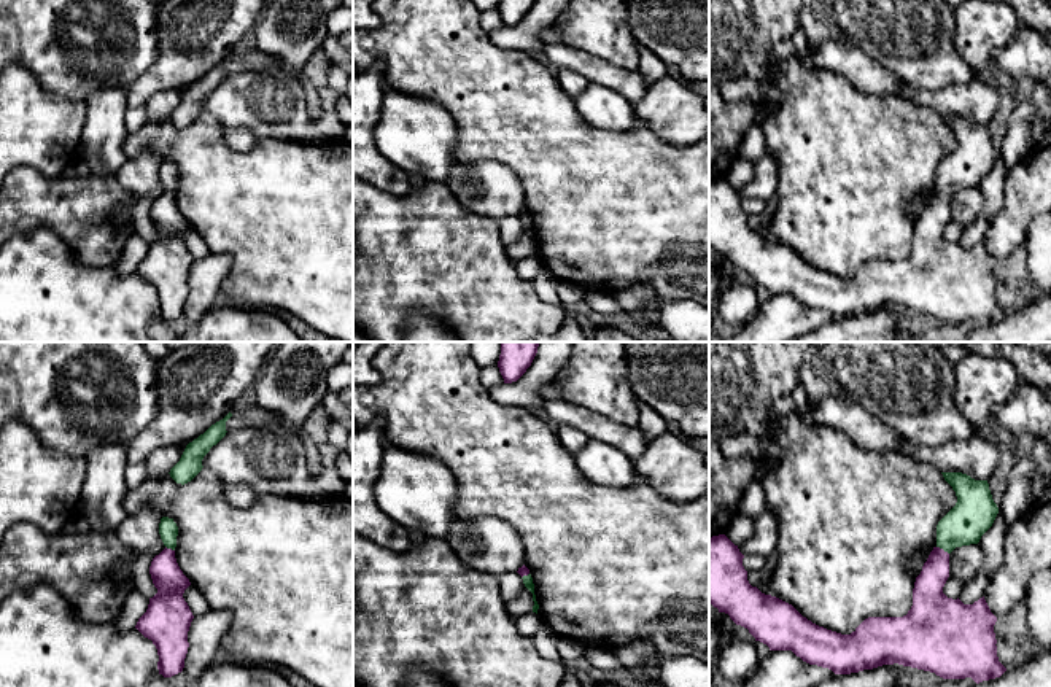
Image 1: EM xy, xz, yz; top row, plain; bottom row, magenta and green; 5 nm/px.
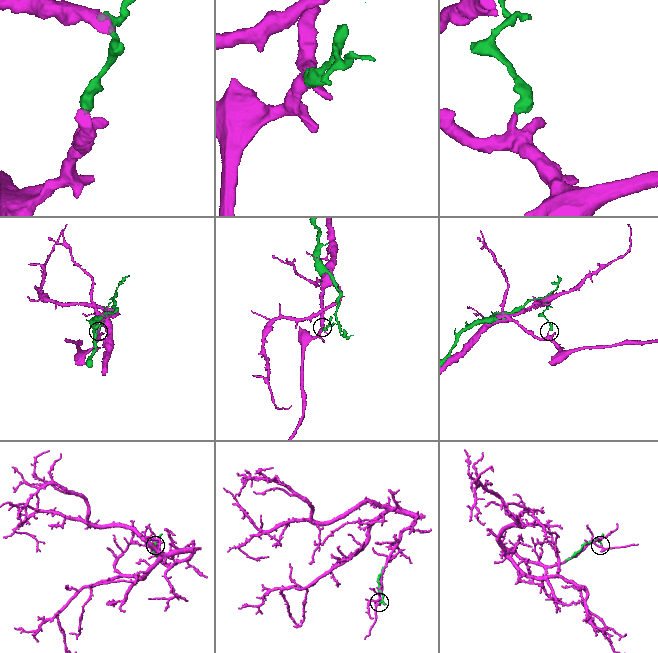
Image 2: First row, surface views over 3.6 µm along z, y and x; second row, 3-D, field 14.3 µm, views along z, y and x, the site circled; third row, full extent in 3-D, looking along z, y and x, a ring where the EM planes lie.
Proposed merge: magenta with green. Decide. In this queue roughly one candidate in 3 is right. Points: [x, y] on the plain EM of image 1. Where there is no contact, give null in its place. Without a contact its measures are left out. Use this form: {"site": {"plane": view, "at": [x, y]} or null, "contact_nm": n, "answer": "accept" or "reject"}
{"site": {"plane": "yz", "at": [942, 193]}, "contact_nm": 80, "answer": "reject"}

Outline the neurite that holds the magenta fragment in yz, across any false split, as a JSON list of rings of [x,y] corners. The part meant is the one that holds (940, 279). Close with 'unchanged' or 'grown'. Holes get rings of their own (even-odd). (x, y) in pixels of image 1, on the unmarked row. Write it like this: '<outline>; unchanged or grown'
[[[725,178],[709,181],[709,246],[770,291],[792,294],[809,309],[832,313],[835,318],[851,318],[882,309],[903,309],[935,316],[943,323],[971,321],[976,328],[1000,321],[1006,312],[997,301],[994,269],[984,240],[973,248],[964,248],[943,237],[949,221],[949,197],[933,191],[913,232],[913,250],[903,261],[868,261],[851,278],[841,278],[819,270],[803,261],[792,248],[762,237],[747,224],[743,210],[744,199]]]; unchanged

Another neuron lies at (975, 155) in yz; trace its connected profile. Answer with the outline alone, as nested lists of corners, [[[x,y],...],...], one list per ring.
[[[941,116],[957,140],[956,149],[937,169],[937,191],[951,197],[956,191],[978,188],[992,170],[999,151],[987,124],[962,116]]]

